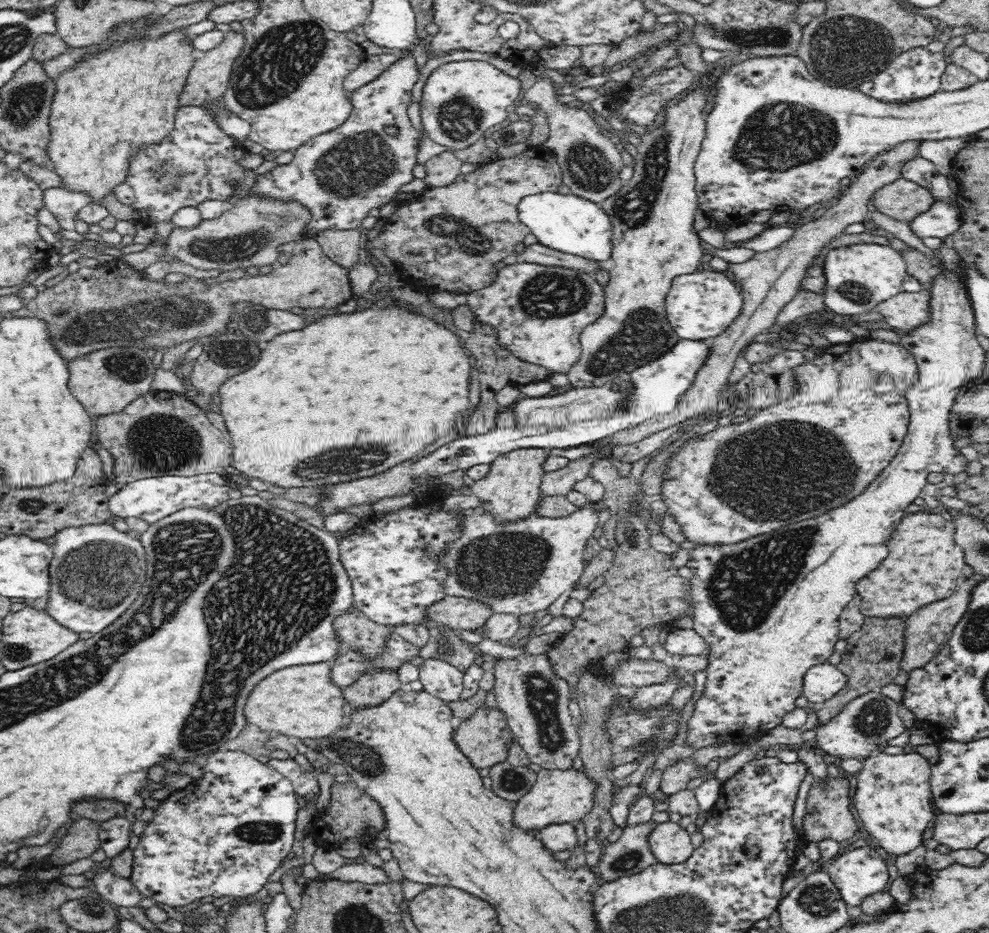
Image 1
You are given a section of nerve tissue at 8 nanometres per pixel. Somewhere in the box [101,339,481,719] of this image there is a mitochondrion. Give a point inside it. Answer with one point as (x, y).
(160, 442)

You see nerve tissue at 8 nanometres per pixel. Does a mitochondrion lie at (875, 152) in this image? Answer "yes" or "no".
no

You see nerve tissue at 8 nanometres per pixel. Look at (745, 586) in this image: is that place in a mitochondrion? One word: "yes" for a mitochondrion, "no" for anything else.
yes

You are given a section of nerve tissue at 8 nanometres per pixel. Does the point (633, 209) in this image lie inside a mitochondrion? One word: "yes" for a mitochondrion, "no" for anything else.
yes

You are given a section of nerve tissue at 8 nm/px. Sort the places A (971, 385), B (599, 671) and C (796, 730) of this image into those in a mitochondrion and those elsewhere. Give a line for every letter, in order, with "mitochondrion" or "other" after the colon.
A: other
B: other
C: other

